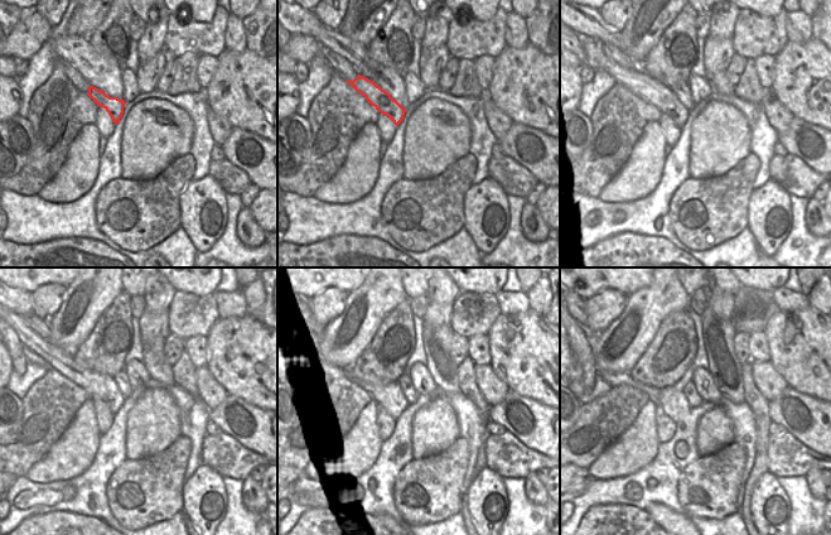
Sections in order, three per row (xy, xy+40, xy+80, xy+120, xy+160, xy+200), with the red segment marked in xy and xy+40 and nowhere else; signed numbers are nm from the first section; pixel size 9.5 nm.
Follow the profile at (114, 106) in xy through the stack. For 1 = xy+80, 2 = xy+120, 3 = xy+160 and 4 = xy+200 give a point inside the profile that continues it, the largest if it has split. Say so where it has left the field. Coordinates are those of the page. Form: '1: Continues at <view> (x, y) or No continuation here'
1: Continues at xy+80 (650, 90)
2: Continues at xy+120 (98, 385)
3: Continues at xy+160 (389, 395)
4: Continues at xy+200 (674, 401).

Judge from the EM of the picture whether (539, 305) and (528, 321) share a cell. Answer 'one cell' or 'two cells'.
two cells

